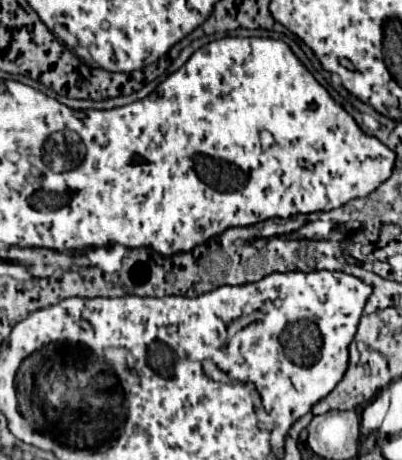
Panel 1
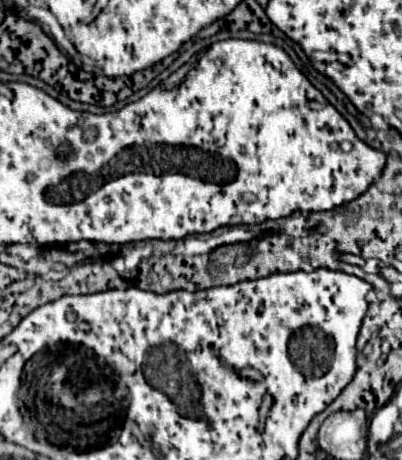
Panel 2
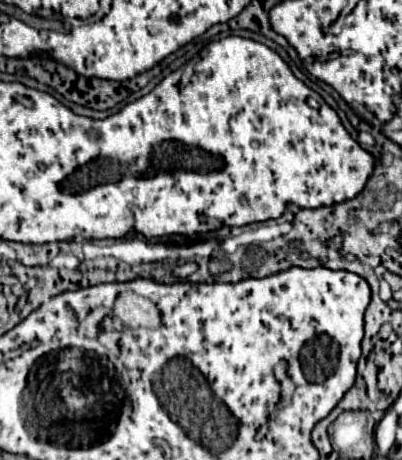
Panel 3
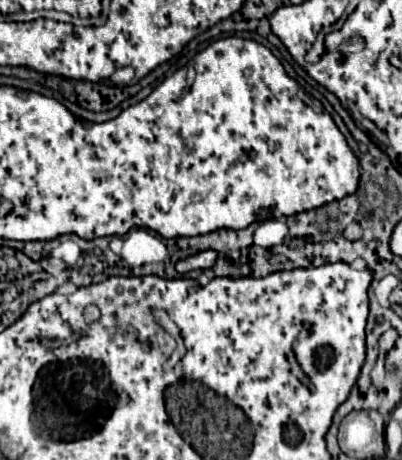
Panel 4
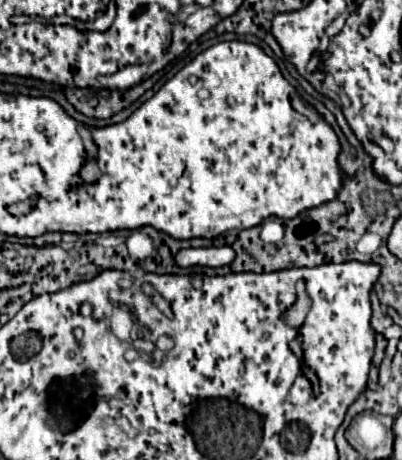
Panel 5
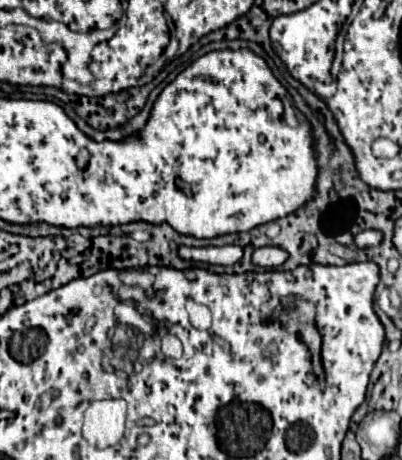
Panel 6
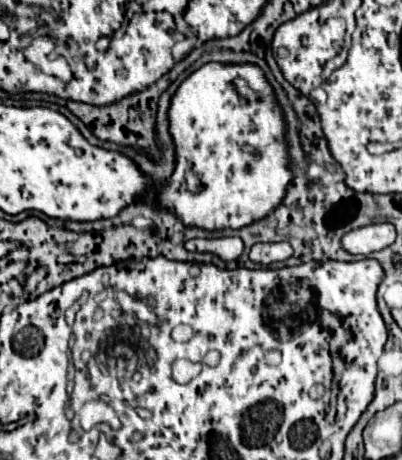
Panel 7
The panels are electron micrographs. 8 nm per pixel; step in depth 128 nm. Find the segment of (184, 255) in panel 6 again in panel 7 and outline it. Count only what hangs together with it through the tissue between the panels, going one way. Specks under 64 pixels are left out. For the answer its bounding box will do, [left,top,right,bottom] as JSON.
[184,238,242,262]

